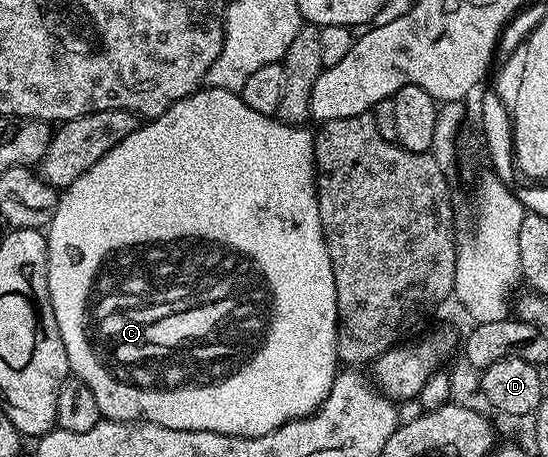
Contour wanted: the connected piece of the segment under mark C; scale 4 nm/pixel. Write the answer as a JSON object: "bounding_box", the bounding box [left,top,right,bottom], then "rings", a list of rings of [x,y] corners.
{"bounding_box":[47,88,339,438],"rings":[[[202,88],[189,94],[183,100],[176,102],[167,112],[159,117],[138,125],[127,140],[115,144],[111,152],[107,152],[83,176],[79,176],[69,186],[60,191],[57,207],[47,227],[47,241],[49,243],[49,295],[55,312],[55,320],[59,324],[59,336],[63,336],[63,348],[67,348],[69,369],[95,396],[99,404],[102,419],[110,422],[154,422],[163,428],[179,428],[180,430],[206,430],[230,434],[240,438],[254,438],[267,436],[267,432],[275,432],[288,422],[296,418],[307,418],[321,405],[331,392],[335,376],[339,372],[337,356],[337,293],[335,292],[335,272],[331,268],[331,256],[327,252],[327,244],[323,236],[323,228],[319,220],[319,204],[317,203],[317,184],[315,181],[315,167],[313,165],[313,136],[314,131],[304,125],[288,126],[276,117],[255,112],[255,108],[247,108],[243,104],[240,93],[231,90],[210,90]]]}

